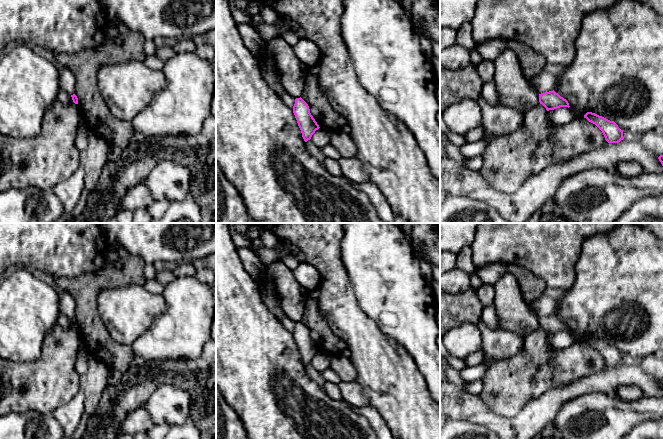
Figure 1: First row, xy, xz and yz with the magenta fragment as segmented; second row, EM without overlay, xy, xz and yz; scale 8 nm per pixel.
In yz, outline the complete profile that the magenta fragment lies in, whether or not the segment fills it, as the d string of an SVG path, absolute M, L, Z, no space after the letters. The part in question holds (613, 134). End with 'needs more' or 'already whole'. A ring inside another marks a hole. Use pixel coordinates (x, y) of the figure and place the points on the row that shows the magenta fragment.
M587 112L584 118L595 124L602 131L608 143L618 143L624 139L623 130L614 121L610 121L592 112Z | already whole

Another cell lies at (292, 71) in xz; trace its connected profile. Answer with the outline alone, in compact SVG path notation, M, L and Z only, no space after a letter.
M282 37L267 41L266 49L274 58L285 92L295 99L300 98L308 67L296 56L293 46Z

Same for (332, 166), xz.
M325 157L324 161L322 162L325 169L333 176L343 177L341 168L337 160L334 160L330 157Z

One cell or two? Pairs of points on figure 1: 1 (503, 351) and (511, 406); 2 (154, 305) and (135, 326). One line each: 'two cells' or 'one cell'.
1: two cells
2: one cell

